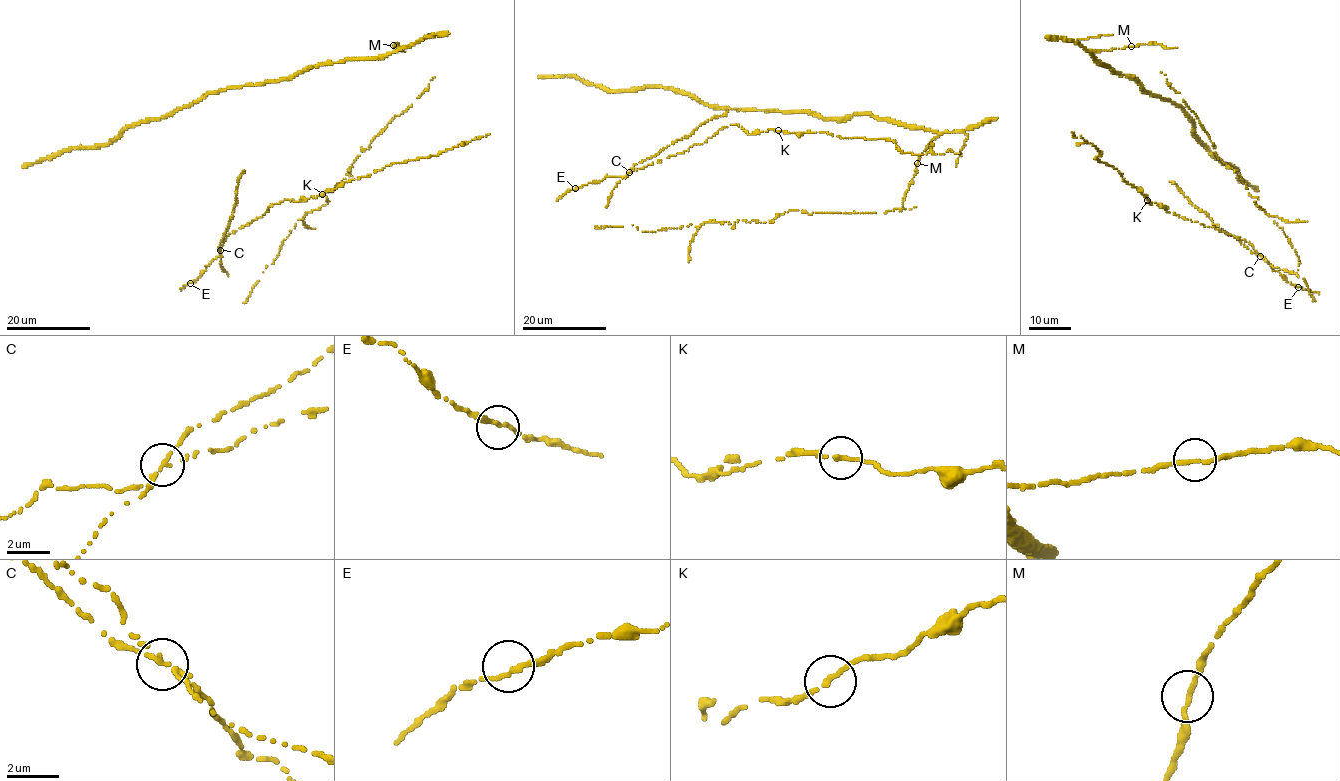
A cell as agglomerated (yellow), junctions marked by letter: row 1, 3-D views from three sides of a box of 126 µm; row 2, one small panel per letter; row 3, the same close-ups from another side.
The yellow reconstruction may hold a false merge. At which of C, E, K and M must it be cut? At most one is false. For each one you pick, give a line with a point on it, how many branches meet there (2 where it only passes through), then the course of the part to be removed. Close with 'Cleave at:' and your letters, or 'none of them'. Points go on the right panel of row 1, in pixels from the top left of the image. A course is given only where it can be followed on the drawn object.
C: Place: (1260, 256). Branches: 2. Course of the part to remove: (1260, 255), (1218, 227), (1170, 181)
Cleave at: C

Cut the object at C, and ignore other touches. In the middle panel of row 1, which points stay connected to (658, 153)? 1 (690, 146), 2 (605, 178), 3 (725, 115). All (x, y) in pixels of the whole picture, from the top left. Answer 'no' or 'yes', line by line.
1: no
2: no
3: yes

